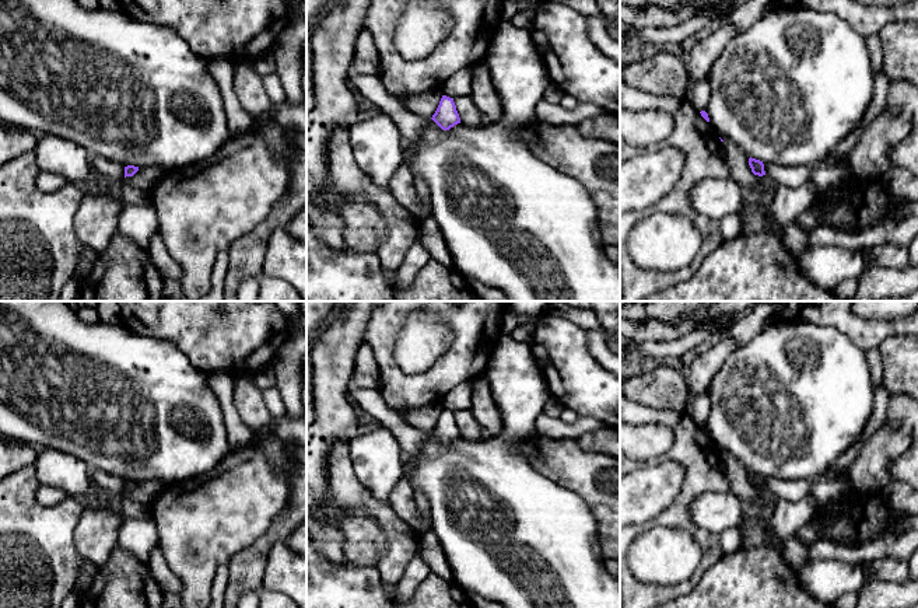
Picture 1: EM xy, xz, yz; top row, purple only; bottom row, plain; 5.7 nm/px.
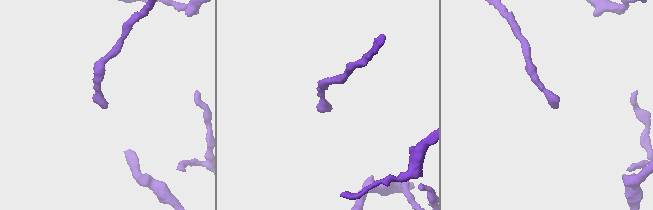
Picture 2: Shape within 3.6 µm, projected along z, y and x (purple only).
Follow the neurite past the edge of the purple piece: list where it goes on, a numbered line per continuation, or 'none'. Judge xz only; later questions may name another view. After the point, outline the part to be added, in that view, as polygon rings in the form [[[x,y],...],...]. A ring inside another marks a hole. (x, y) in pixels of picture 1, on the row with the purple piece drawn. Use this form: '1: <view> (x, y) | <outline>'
none

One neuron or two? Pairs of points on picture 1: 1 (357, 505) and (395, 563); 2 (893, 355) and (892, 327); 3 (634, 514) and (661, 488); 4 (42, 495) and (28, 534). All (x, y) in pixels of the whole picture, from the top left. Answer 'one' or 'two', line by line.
1: one
2: two
3: one
4: two

